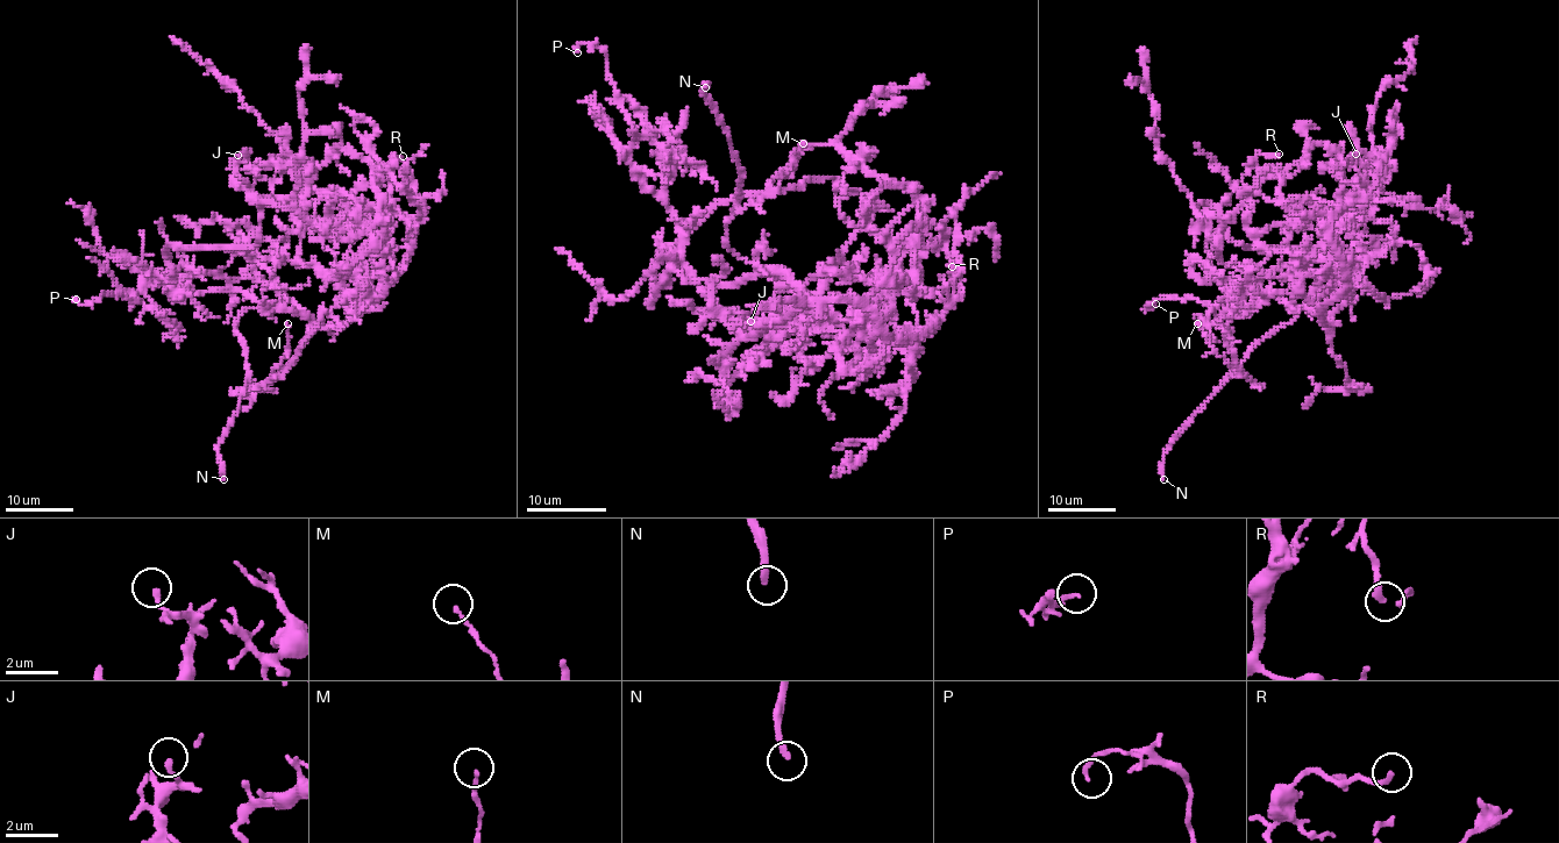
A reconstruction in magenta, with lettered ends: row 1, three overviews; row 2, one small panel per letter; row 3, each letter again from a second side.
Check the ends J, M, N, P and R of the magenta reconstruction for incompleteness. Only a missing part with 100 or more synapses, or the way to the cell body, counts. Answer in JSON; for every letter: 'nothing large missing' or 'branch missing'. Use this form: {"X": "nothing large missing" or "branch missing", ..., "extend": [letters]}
{"J": "nothing large missing", "M": "nothing large missing", "N": "branch missing", "P": "nothing large missing", "R": "nothing large missing", "extend": ["N"]}

